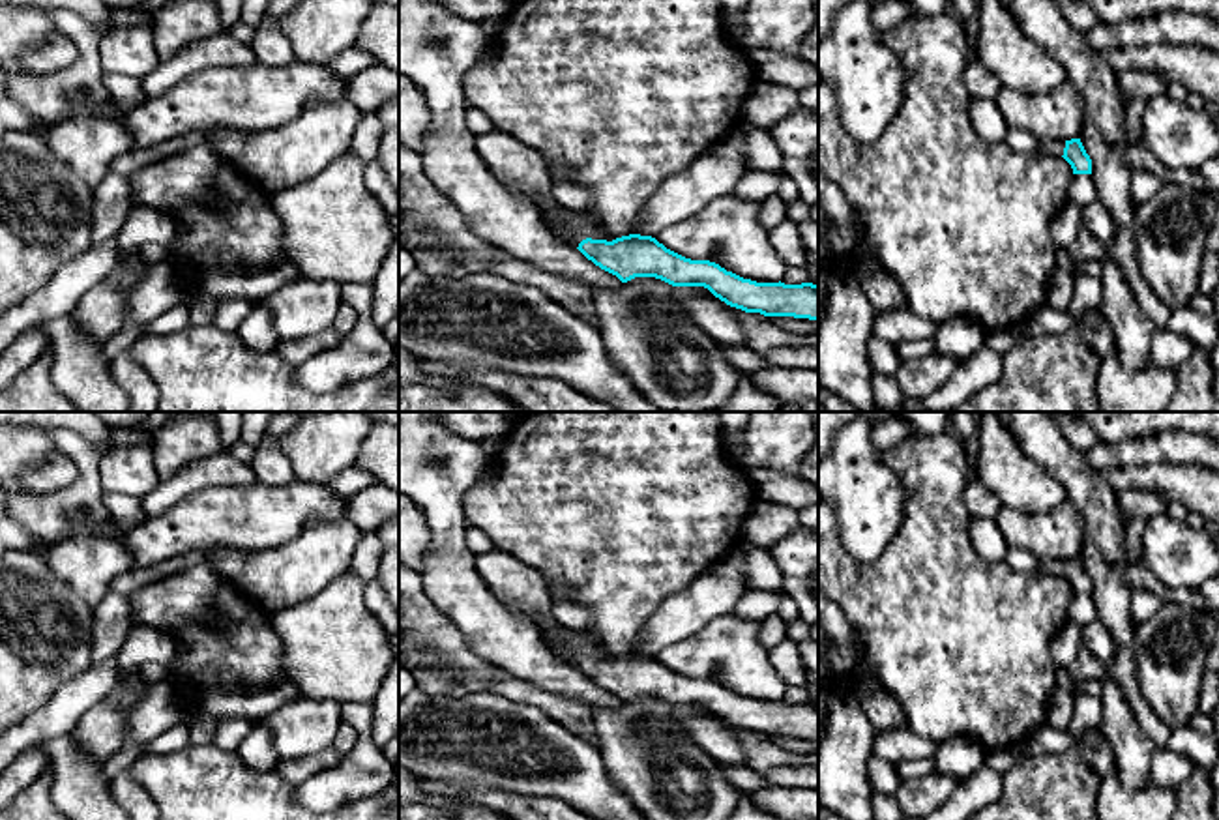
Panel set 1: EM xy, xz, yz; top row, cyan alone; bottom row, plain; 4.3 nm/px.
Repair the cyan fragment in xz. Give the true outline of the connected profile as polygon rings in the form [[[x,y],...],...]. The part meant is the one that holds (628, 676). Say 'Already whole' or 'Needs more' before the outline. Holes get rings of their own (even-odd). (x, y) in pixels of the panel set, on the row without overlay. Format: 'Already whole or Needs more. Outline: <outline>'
Needs more. Outline: [[[491,549],[476,556],[476,567],[513,614],[537,627],[556,657],[622,702],[655,696],[672,706],[704,706],[727,725],[745,732],[818,739],[818,704],[743,698],[715,681],[685,678],[652,655],[629,653],[614,659],[594,633],[556,625],[551,586],[532,565]]]

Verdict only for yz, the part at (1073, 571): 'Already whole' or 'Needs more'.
Needs more

